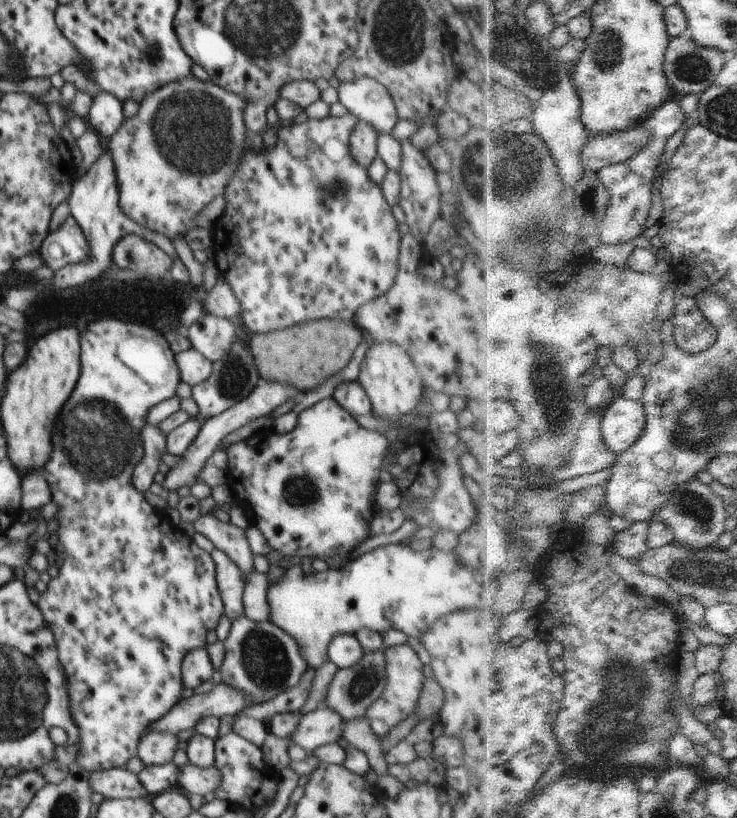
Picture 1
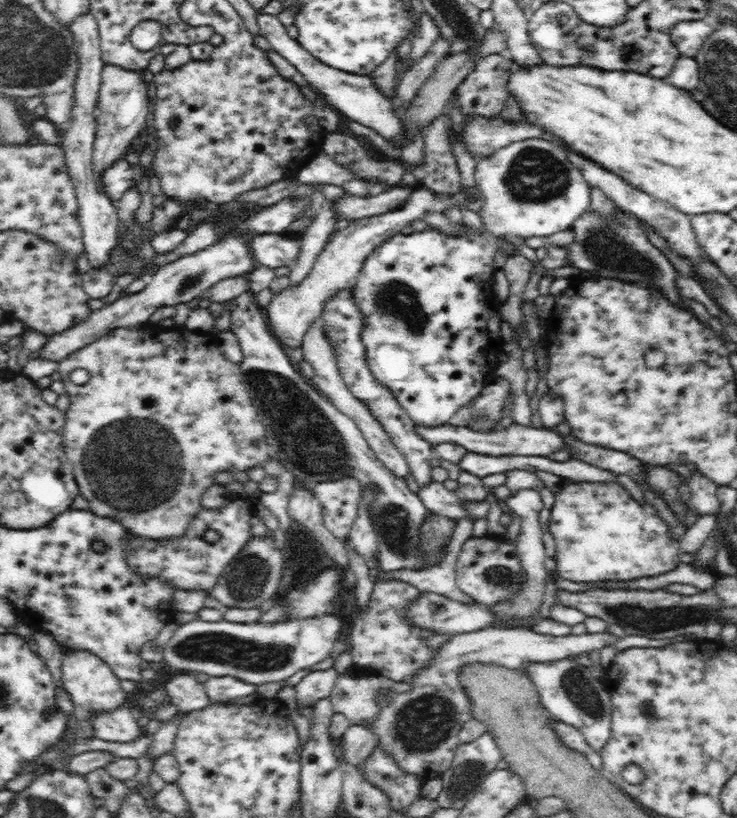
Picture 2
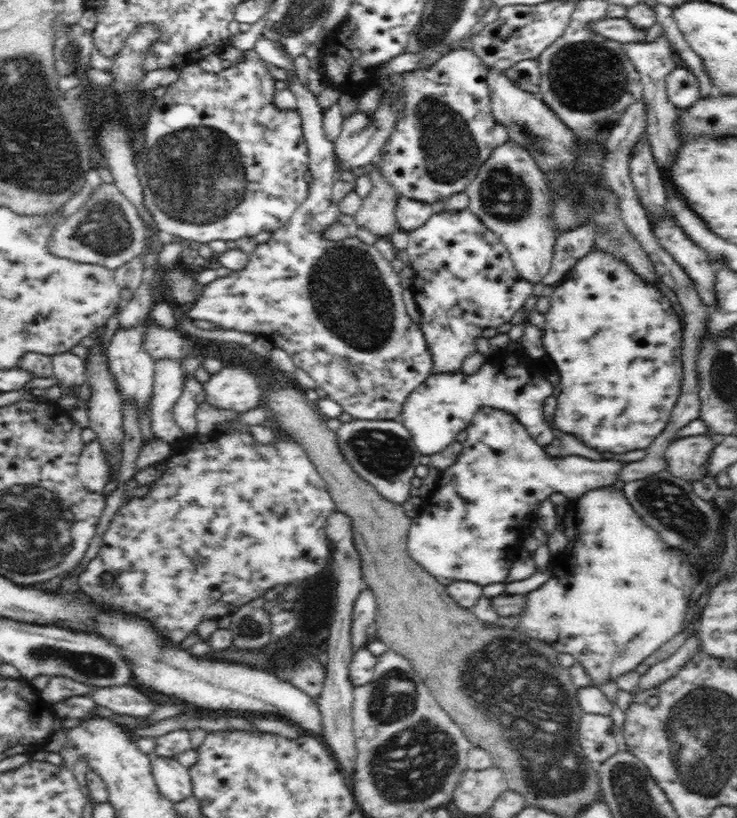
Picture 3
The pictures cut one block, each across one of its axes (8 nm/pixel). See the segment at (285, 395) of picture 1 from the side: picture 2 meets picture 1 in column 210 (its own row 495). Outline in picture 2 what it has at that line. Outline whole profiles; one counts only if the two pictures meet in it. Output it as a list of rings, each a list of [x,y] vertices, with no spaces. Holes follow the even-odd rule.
[[[442,482],[428,483],[418,490],[417,495],[429,511],[455,521],[468,516],[473,520],[486,518],[490,512],[488,501],[466,500],[457,491],[446,489]]]

